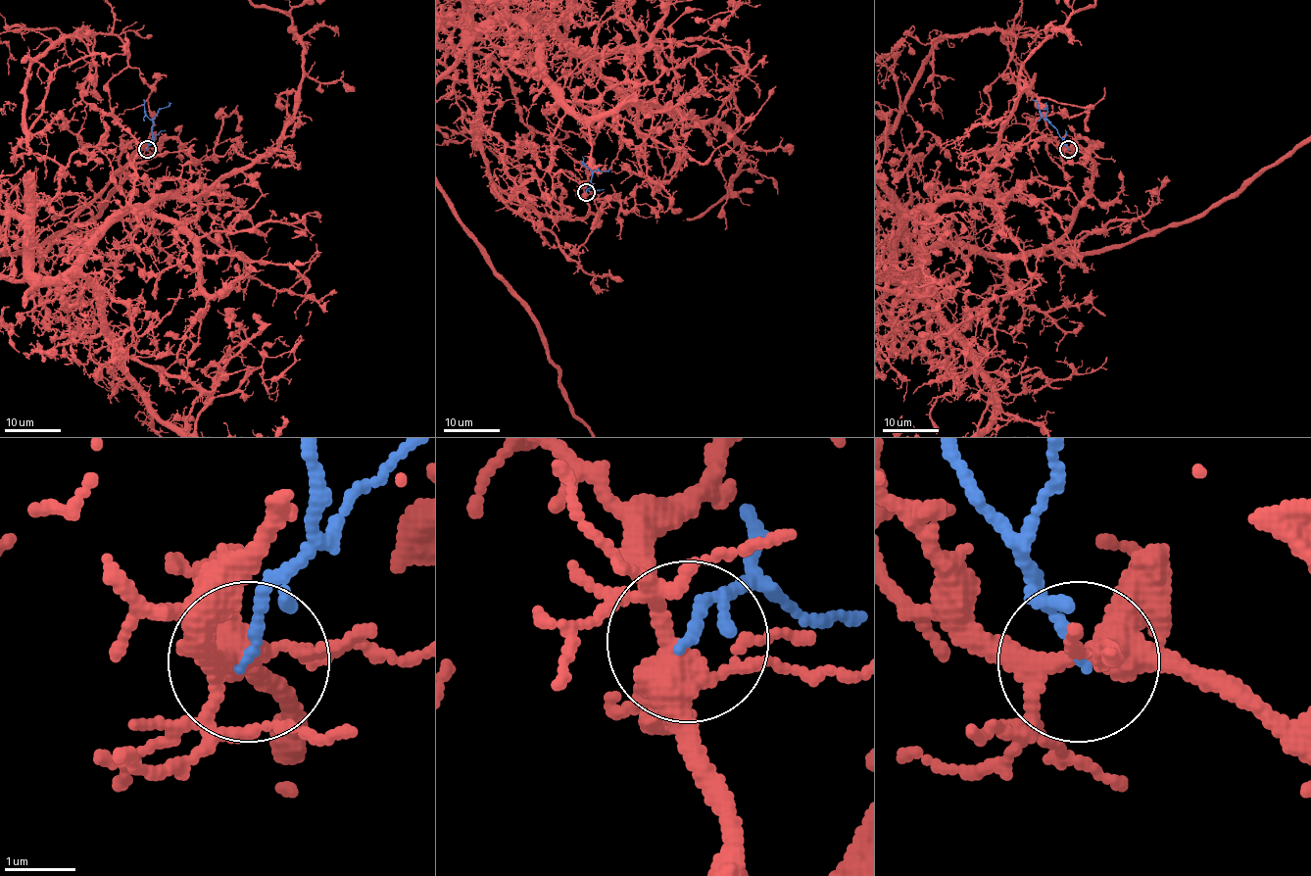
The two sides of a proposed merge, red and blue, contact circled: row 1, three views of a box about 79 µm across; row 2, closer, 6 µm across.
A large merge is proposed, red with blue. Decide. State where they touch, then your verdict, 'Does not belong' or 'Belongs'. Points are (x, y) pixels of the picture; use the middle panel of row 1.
Place: (586, 192). Does not belong

